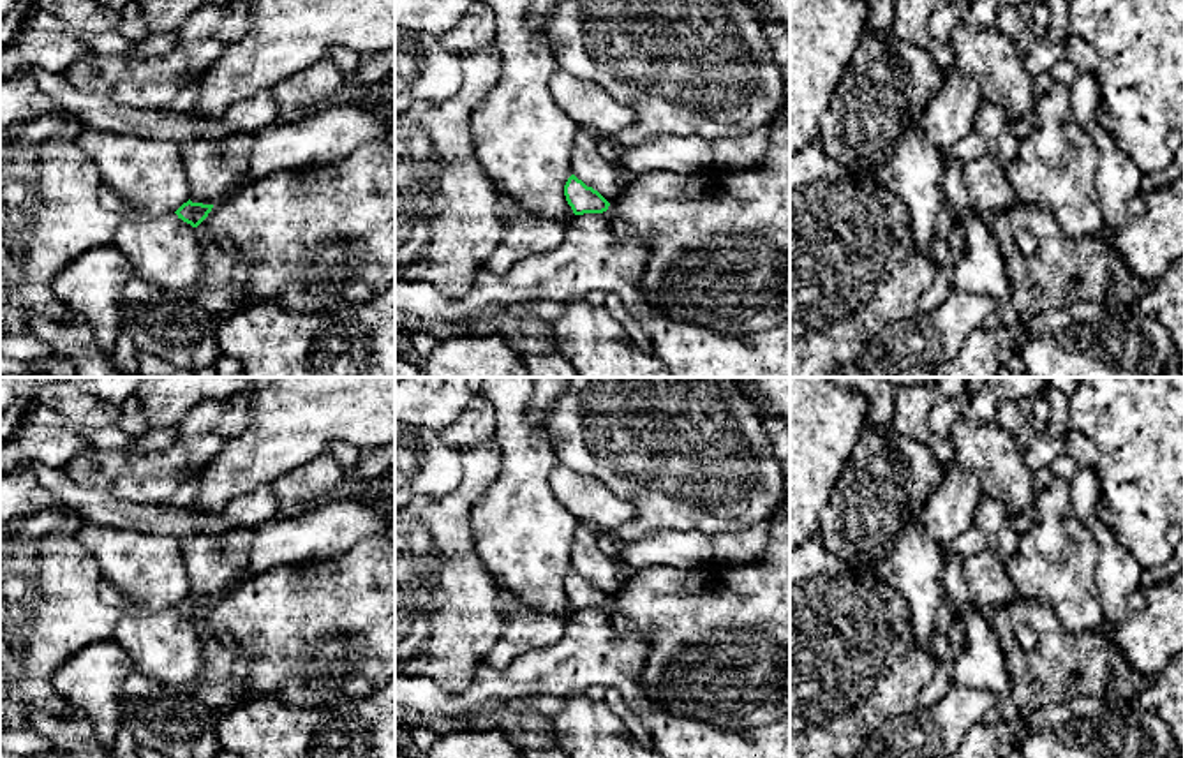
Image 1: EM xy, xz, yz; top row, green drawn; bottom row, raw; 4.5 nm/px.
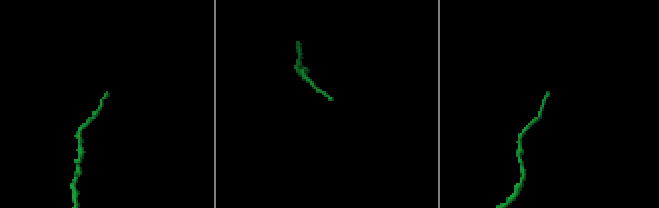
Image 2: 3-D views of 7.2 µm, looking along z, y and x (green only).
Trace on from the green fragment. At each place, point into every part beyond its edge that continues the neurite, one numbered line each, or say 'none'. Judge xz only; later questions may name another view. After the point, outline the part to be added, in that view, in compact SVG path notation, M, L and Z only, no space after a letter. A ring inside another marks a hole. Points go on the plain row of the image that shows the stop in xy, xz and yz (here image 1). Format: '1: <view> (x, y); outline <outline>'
none

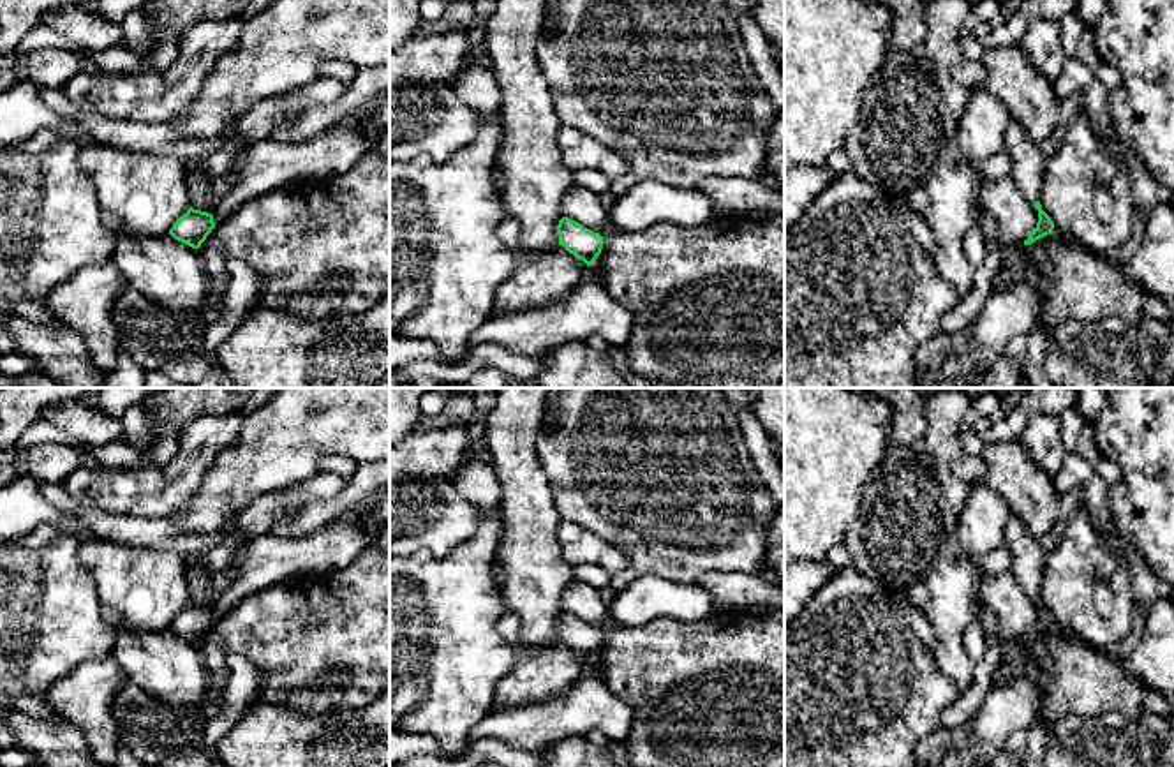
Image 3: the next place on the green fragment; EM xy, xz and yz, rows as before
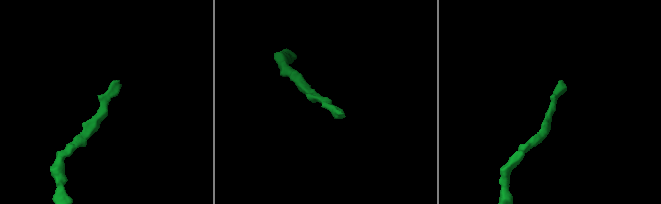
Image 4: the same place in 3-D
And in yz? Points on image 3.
1: yz (1028, 559); outline M1015 517L1008 520L1003 545L1012 554L1010 571L1021 582L1026 594L1035 599L1042 592L1042 575L1049 552L1028 534L1024 524Z

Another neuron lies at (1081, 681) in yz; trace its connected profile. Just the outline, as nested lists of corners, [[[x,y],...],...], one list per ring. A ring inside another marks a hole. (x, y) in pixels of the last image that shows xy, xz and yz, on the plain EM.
[[[1052,624],[1024,640],[1033,666],[1047,675],[1040,718],[1100,718],[1112,712],[1139,718],[1146,712],[1174,719],[1174,691],[1163,695],[1132,677],[1125,661],[1084,644]]]

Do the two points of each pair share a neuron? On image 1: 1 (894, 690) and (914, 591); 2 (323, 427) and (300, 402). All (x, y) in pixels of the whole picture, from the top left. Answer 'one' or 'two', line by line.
1: two
2: one

